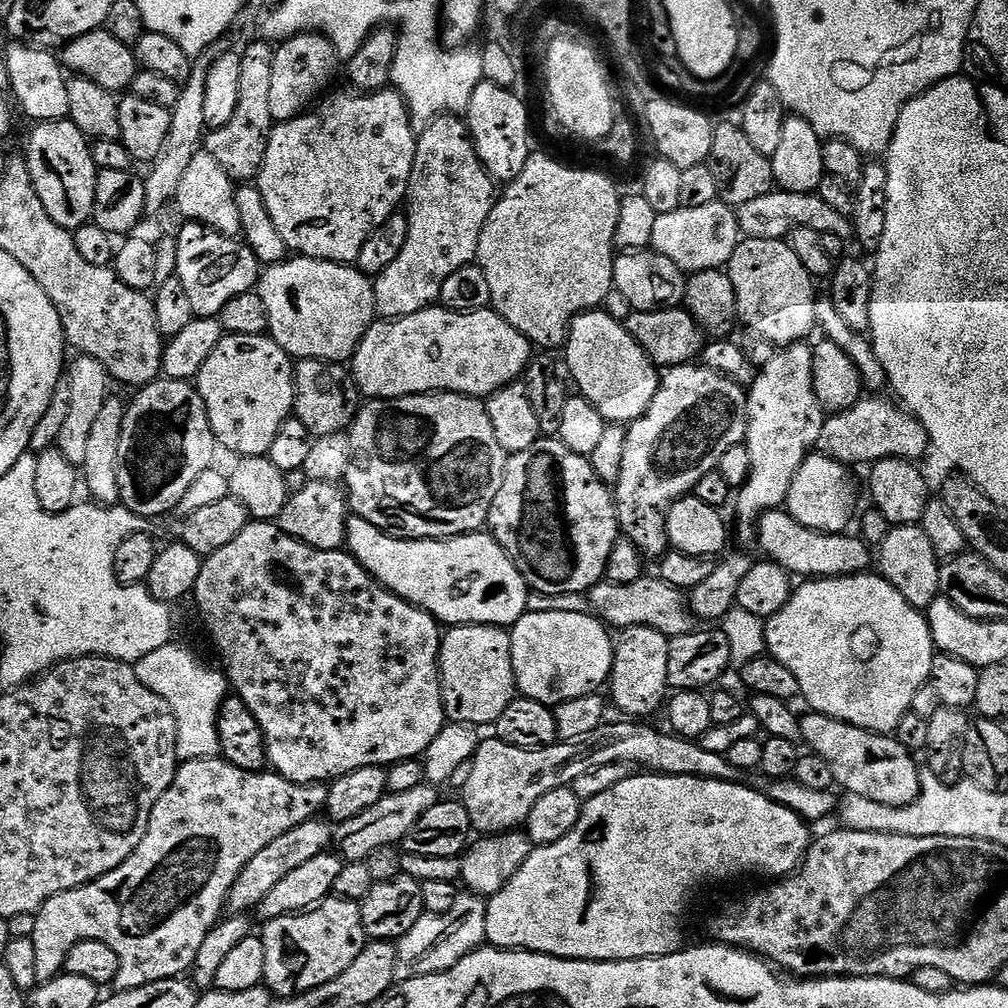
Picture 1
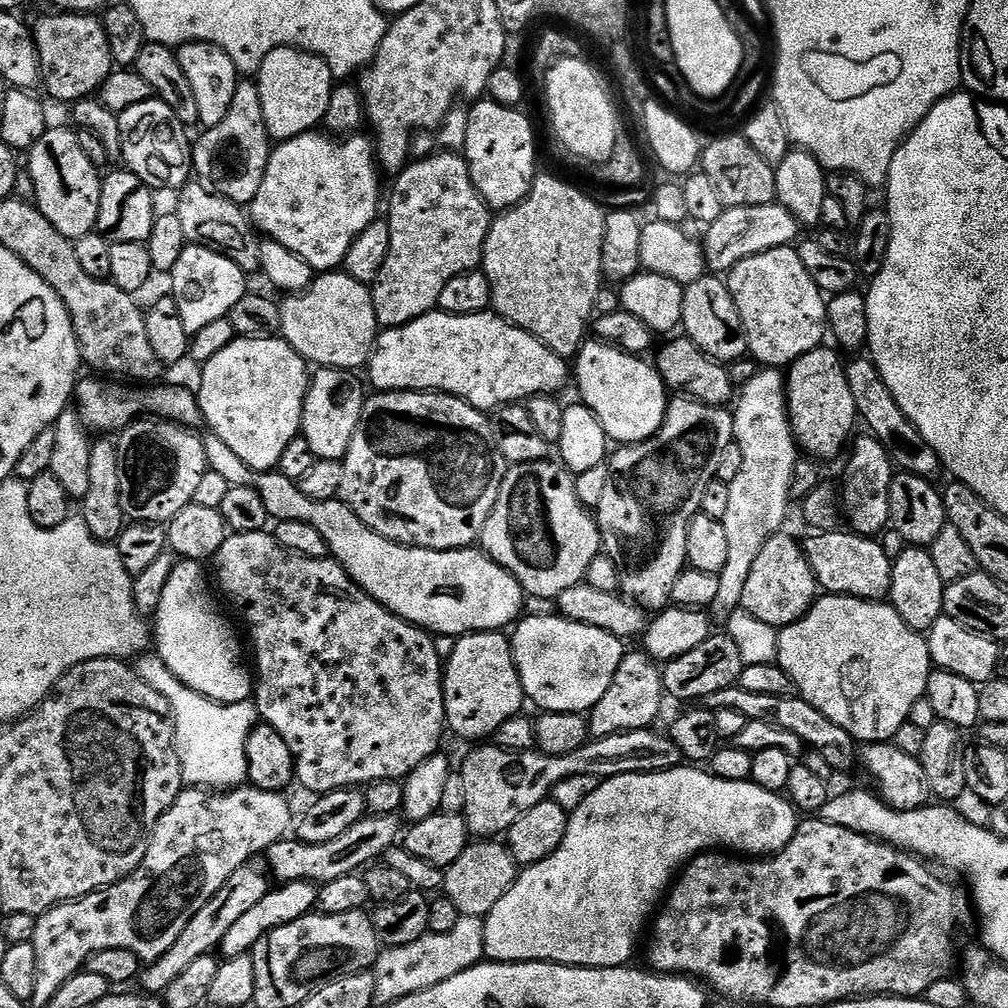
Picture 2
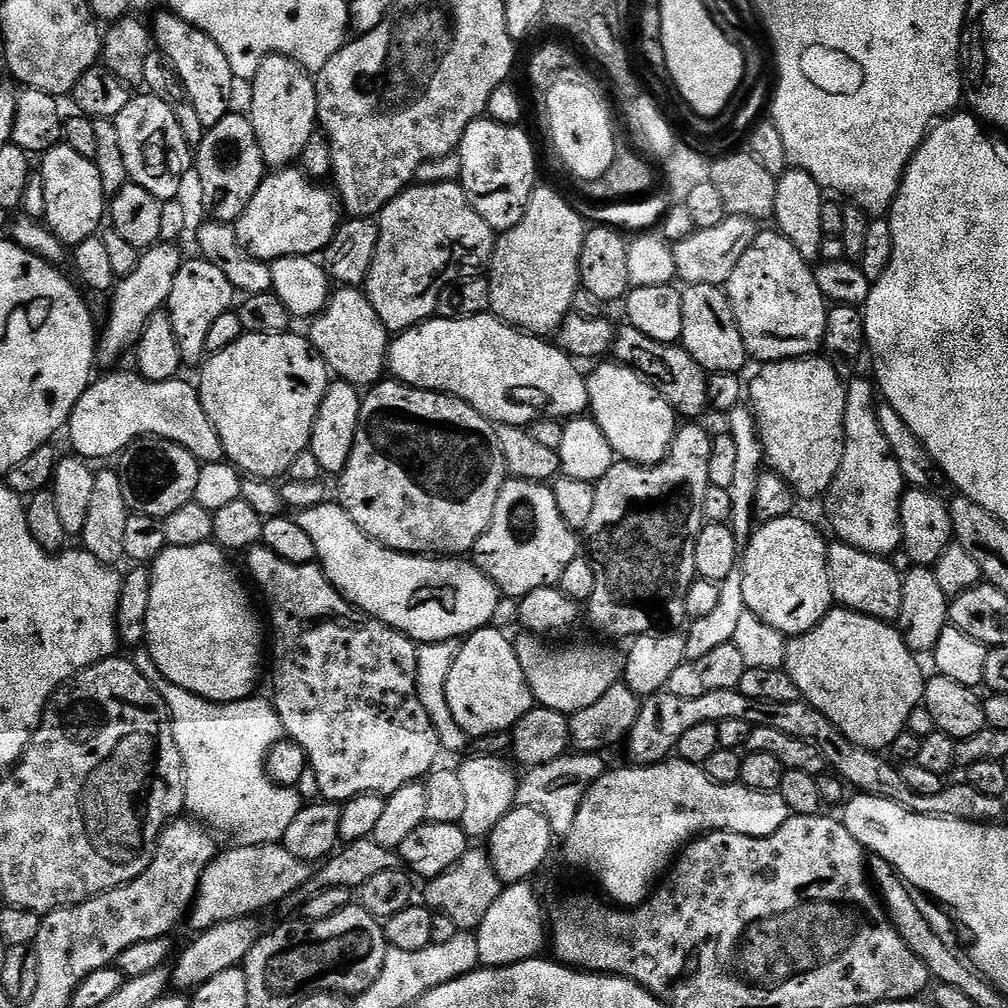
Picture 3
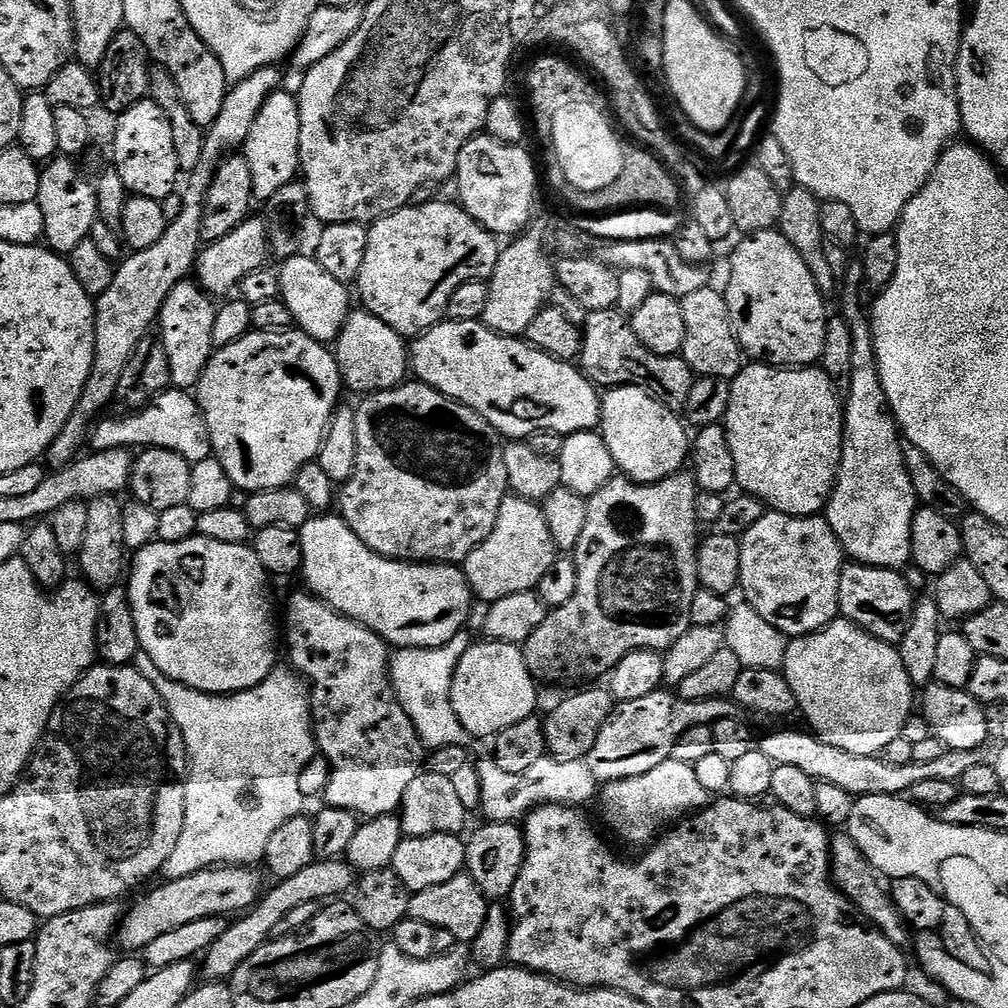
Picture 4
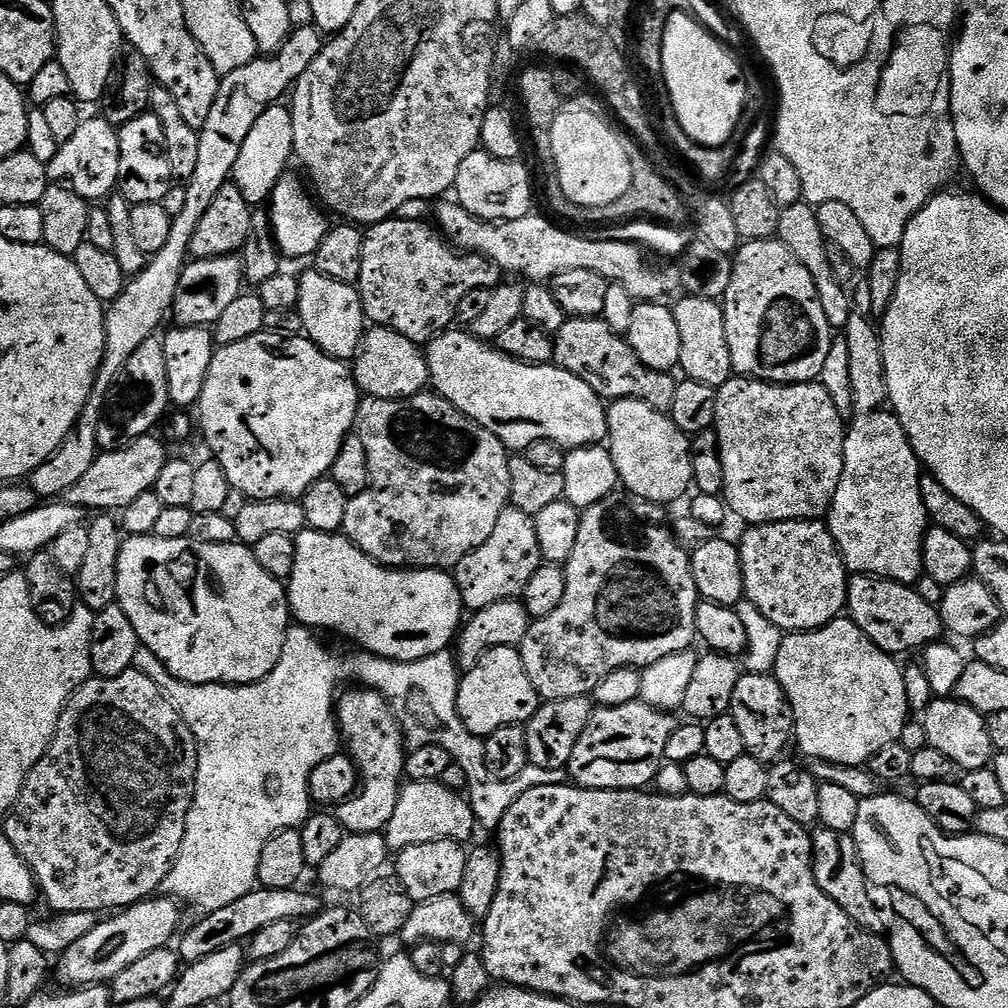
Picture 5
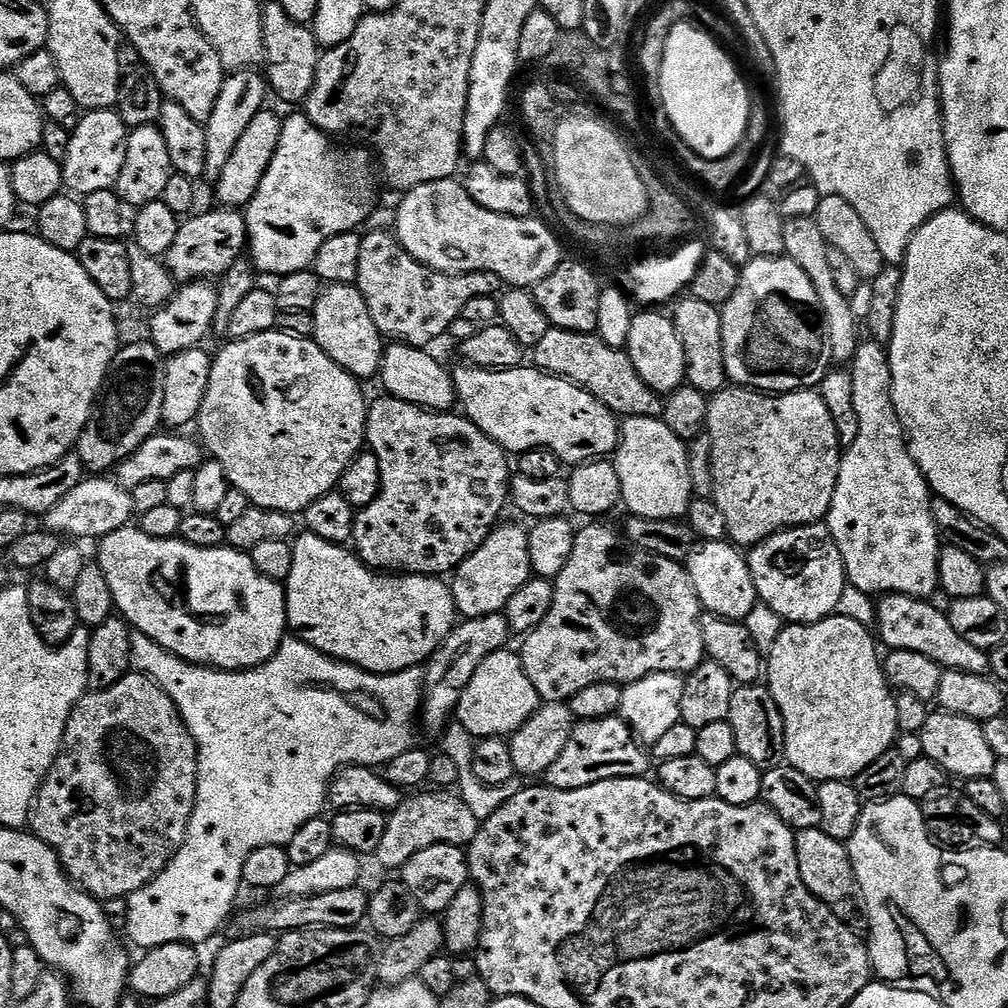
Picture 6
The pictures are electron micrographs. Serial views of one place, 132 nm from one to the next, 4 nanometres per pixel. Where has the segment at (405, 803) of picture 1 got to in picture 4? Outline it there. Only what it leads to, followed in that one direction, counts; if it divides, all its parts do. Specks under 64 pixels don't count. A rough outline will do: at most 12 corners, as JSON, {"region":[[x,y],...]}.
{"region":[[248,866],[164,880],[121,919],[119,947],[143,950],[198,918],[247,913]]}

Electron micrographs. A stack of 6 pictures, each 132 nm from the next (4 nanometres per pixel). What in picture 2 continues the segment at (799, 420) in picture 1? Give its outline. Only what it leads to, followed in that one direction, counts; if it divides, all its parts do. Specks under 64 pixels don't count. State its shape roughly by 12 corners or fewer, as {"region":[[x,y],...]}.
{"region":[[761,367],[734,404],[742,470],[710,609],[740,607],[758,553],[788,516],[798,445],[786,376]]}

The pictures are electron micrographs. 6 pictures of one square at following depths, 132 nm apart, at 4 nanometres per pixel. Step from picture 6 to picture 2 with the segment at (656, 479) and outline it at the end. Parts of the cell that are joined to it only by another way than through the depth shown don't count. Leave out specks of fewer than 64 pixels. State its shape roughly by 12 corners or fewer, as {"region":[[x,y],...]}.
{"region":[[599,338],[574,358],[579,399],[620,446],[662,426],[655,367]]}

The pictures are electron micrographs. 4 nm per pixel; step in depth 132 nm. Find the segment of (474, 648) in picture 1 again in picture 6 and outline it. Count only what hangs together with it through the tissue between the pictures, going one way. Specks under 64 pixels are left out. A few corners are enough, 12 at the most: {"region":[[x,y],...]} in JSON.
{"region":[[519,651],[490,654],[455,719],[474,738],[511,737],[542,703]]}

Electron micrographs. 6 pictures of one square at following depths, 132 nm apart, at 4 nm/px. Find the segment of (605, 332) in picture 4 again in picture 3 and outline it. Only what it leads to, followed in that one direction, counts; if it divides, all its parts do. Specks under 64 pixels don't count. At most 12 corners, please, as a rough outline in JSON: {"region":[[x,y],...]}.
{"region":[[624,322],[611,355],[677,417],[709,411],[709,373],[679,343]]}

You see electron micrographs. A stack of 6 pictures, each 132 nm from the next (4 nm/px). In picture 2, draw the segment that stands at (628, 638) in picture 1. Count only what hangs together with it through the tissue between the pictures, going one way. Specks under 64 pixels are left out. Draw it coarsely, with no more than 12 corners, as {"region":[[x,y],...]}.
{"region":[[625,651],[588,716],[599,738],[652,728],[666,693],[661,665]]}

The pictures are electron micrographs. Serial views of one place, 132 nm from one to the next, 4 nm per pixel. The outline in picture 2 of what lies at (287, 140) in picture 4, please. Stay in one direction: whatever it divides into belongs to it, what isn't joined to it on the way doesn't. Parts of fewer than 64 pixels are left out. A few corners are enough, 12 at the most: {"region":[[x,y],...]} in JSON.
{"region":[[291,46],[266,54],[266,130],[289,140],[323,125],[334,77]]}

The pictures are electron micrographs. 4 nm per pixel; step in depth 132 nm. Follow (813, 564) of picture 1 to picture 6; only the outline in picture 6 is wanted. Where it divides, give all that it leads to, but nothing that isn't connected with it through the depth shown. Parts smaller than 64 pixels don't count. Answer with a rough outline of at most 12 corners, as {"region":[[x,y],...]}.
{"region":[[879,597],[874,628],[893,652],[914,650],[950,672],[991,673],[927,599]]}

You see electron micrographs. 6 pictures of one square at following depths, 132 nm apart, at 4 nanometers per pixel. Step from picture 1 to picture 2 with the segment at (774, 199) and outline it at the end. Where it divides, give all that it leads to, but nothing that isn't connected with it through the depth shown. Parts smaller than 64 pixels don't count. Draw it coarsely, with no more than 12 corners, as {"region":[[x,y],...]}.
{"region":[[775,203],[725,208],[707,225],[707,271],[795,245],[802,225]]}

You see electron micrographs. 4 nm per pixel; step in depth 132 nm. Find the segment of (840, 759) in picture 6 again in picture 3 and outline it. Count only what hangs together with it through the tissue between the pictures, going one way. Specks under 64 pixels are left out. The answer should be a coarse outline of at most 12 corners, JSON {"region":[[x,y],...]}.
{"region":[[848,608],[784,671],[850,742],[891,749],[926,672],[899,627]]}

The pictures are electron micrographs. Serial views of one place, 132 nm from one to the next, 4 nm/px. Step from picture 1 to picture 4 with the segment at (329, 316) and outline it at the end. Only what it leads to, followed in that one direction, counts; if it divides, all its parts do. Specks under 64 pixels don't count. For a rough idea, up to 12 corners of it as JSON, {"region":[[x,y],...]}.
{"region":[[349,315],[334,342],[359,394],[405,383],[410,348],[382,318]]}

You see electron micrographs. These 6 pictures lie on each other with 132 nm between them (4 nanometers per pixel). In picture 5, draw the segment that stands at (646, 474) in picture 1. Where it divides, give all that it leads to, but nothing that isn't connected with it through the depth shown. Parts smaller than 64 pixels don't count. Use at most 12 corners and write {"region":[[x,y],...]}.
{"region":[[620,490],[518,645],[541,701],[697,639],[689,549]]}

